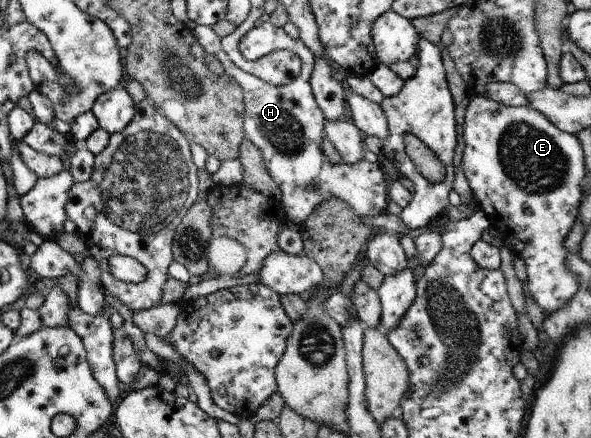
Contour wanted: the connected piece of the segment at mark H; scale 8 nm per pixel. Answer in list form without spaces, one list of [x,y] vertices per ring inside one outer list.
[[[266,21],[252,28],[241,38],[240,51],[249,61],[257,60],[273,50],[293,50],[302,60],[299,76],[288,85],[277,86],[240,69],[223,49],[221,38],[207,25],[196,25],[193,29],[197,40],[210,55],[216,56],[229,75],[242,88],[244,96],[243,128],[246,138],[261,149],[264,164],[272,179],[281,189],[281,202],[287,212],[287,220],[300,225],[316,210],[319,204],[332,197],[350,204],[361,217],[377,216],[386,212],[388,190],[382,166],[370,163],[364,158],[352,165],[333,163],[324,153],[327,118],[317,104],[312,91],[312,72],[315,70],[316,57],[301,39],[291,40],[283,27]]]

